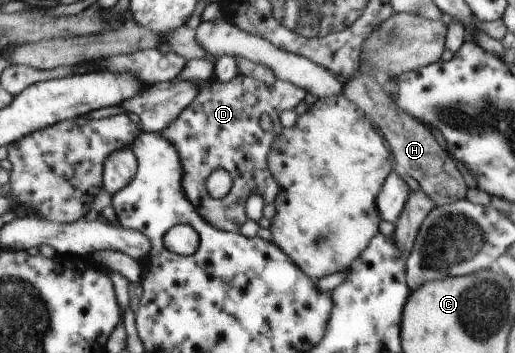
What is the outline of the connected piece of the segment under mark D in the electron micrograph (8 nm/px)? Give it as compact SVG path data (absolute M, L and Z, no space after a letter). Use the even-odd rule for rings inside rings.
M241 73L231 83L211 79L201 83L201 87L199 97L163 134L177 145L184 157L185 190L188 191L189 201L196 205L205 221L216 225L217 229L239 233L250 220L249 199L255 193L261 193L267 205L277 203L281 186L273 175L270 155L277 137L284 130L281 115L289 109L297 109L309 91L291 81L277 80L275 85L270 86ZM263 113L272 117L273 127L269 131L261 127ZM217 169L227 169L234 177L234 186L228 197L213 197L207 187L209 177Z

